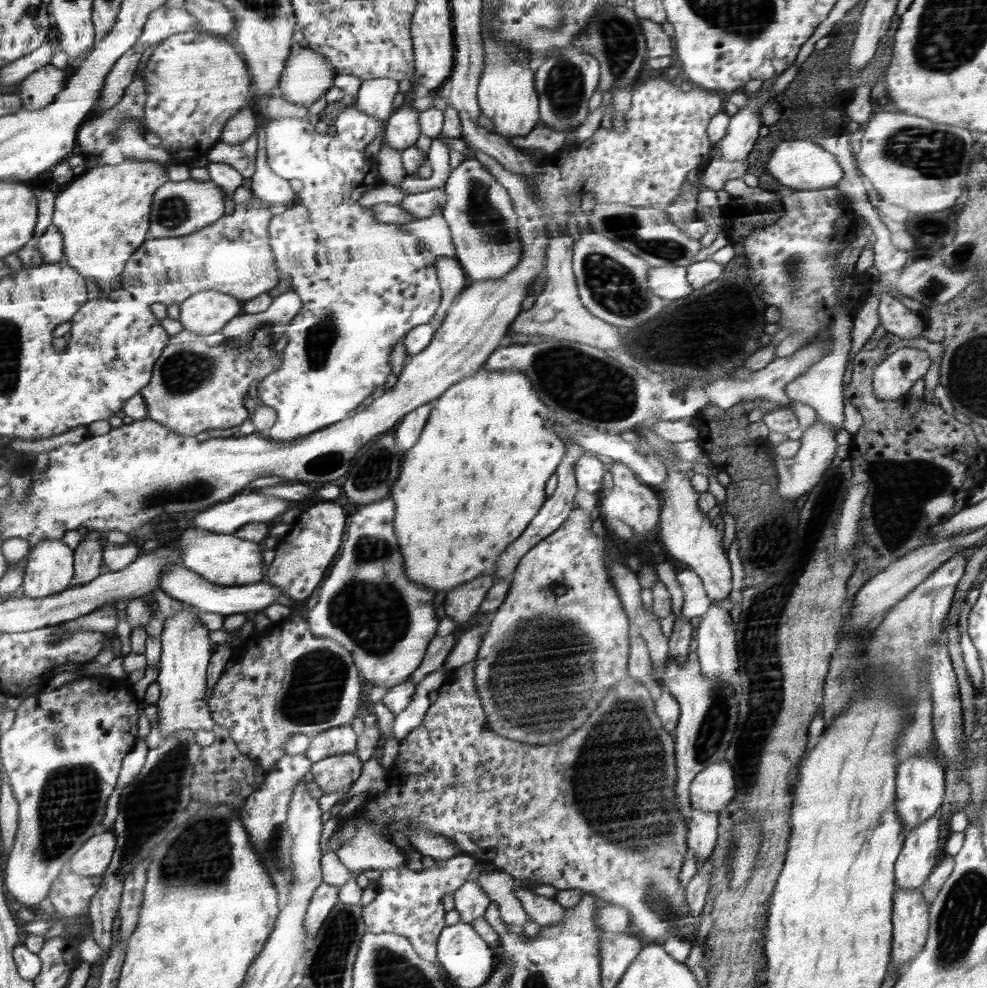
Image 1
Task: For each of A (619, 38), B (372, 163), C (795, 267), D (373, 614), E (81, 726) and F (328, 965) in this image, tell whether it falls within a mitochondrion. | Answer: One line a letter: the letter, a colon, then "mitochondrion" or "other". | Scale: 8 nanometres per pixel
A: mitochondrion
B: other
C: mitochondrion
D: mitochondrion
E: other
F: mitochondrion

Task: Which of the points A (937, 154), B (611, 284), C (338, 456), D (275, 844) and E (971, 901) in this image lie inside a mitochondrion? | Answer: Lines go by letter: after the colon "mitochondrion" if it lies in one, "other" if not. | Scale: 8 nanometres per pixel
A: mitochondrion
B: mitochondrion
C: mitochondrion
D: mitochondrion
E: mitochondrion

